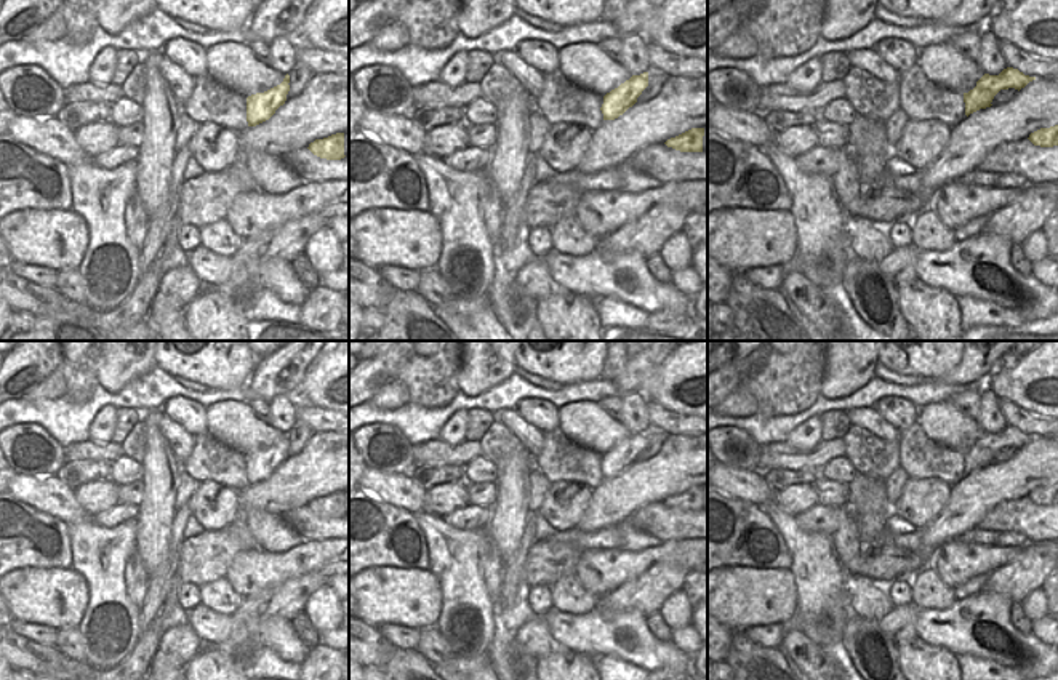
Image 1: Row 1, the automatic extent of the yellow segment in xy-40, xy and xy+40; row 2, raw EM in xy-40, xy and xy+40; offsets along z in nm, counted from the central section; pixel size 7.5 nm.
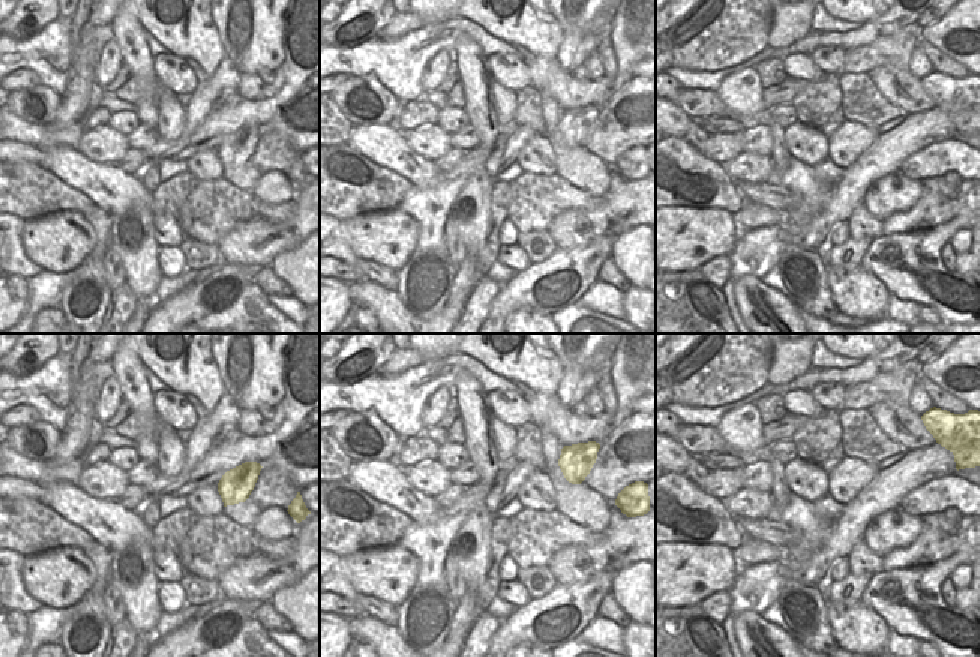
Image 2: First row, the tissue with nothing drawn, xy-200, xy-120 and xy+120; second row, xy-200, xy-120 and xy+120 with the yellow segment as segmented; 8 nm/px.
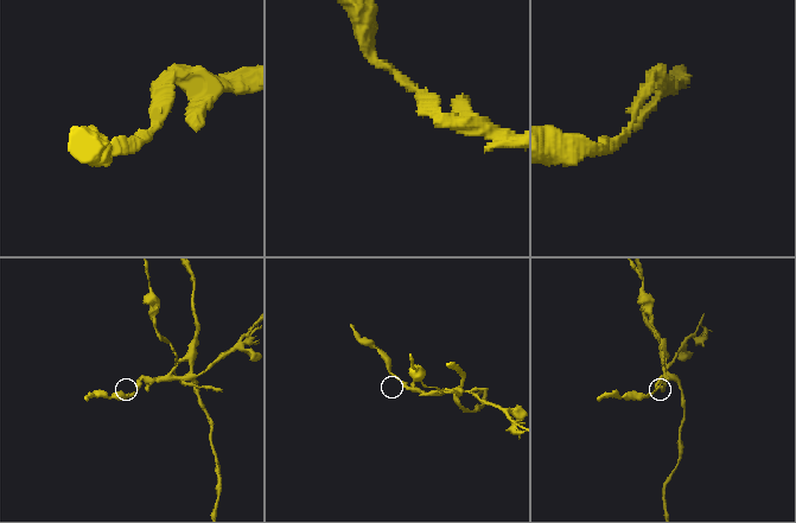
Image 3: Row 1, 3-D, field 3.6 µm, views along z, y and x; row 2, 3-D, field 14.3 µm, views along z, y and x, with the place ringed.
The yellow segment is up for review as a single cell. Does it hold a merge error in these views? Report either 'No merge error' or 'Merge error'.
Merge error.

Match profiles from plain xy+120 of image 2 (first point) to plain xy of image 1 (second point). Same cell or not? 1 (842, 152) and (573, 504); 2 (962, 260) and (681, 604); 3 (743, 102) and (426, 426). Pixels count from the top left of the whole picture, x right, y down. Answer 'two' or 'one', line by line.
1: one
2: two
3: two

